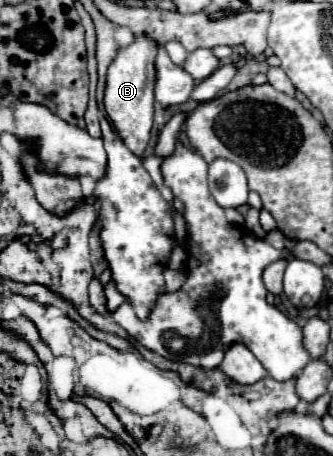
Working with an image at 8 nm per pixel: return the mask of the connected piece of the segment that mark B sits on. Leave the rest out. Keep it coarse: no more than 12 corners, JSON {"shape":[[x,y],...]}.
{"shape":[[138,35],[108,67],[106,115],[138,157],[150,141],[158,43]]}

